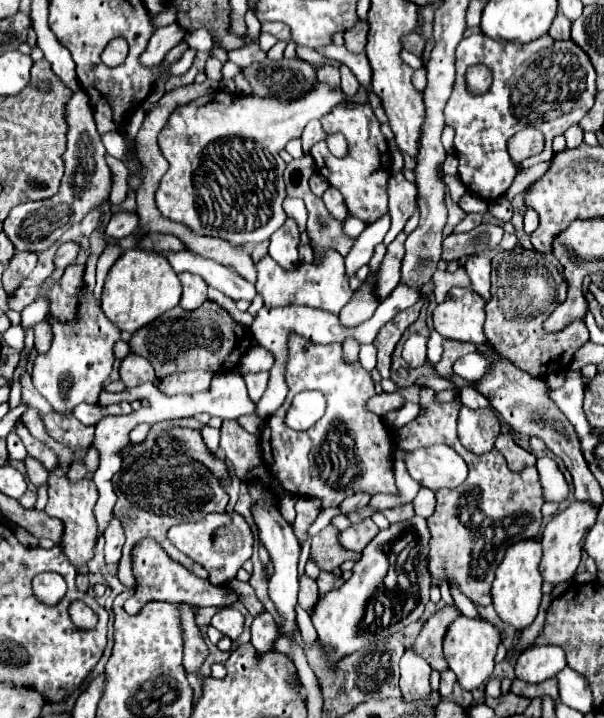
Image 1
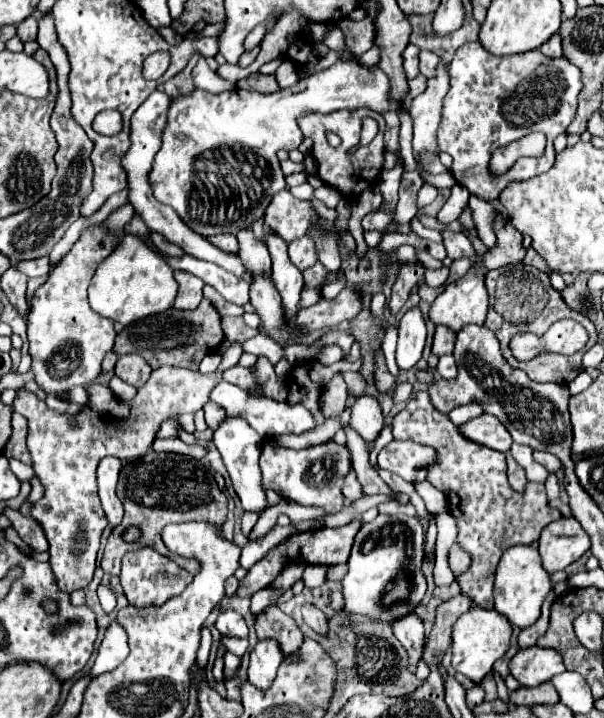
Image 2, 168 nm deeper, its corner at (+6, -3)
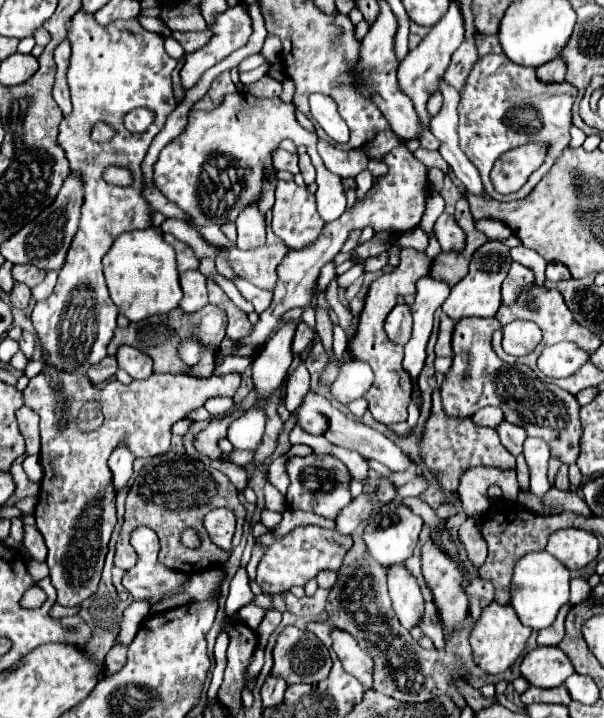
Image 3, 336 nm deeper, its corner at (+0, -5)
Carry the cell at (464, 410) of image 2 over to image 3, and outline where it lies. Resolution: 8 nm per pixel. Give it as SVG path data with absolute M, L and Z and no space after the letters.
M484 407L472 415L472 421L482 427L496 427L496 423L500 423L502 419L504 415L498 407Z

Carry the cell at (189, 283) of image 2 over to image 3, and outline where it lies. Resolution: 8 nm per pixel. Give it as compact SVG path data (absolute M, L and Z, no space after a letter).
M194 269L180 273L180 285L184 291L184 297L180 301L180 309L186 313L194 313L202 309L208 303L208 291L206 291L206 277Z

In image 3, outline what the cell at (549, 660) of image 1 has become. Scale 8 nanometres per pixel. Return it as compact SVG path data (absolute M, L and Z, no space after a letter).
M536 647L522 659L520 671L534 687L560 687L574 673L574 667L562 649Z

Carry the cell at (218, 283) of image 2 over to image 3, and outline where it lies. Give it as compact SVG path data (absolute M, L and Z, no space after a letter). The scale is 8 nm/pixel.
M234 277L232 283L238 287L238 291L242 293L242 297L254 305L256 313L262 313L264 309L268 309L270 301L272 301L272 293L270 293L270 291L258 289L258 287L254 287L252 283L248 283L248 281L244 281L244 279L238 279L238 277Z

